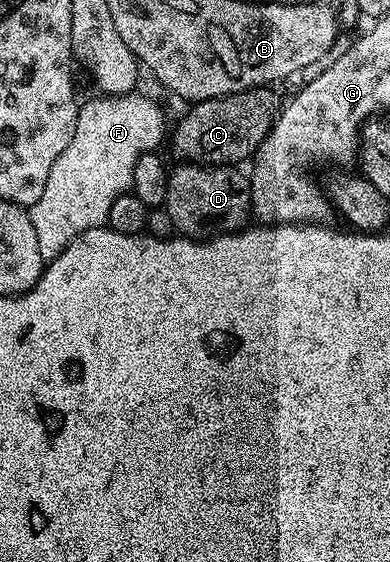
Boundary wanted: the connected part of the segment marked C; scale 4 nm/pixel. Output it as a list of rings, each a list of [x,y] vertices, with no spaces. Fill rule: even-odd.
[[[250,86],[248,90],[194,103],[188,109],[191,111],[176,124],[175,135],[171,138],[176,152],[183,157],[180,159],[204,166],[246,163],[271,131],[275,115],[281,109],[280,99],[275,99],[271,90],[274,89],[267,86]]]

